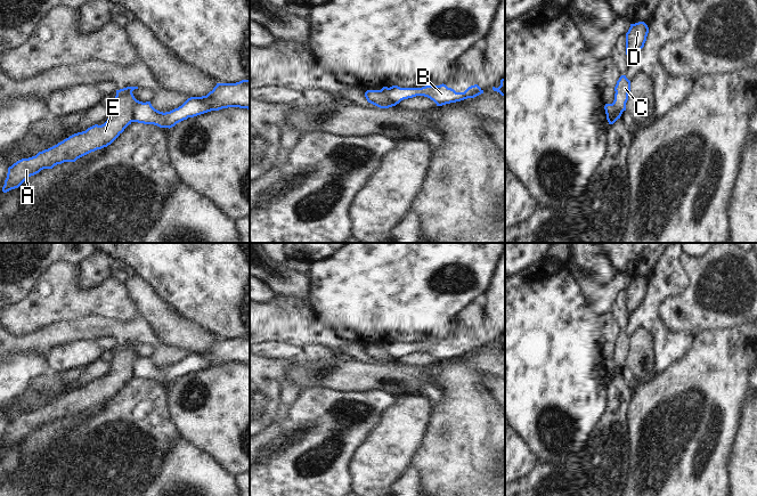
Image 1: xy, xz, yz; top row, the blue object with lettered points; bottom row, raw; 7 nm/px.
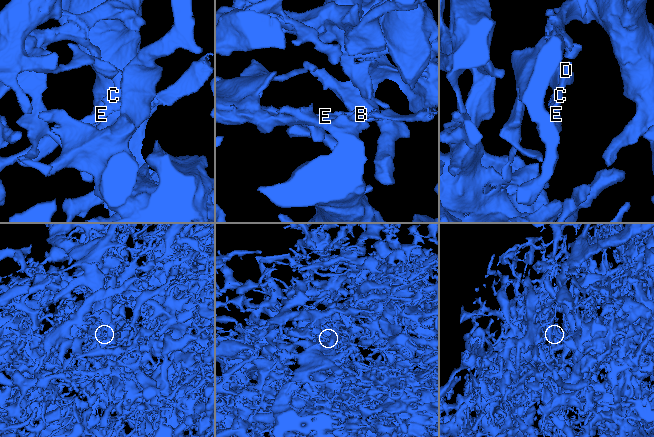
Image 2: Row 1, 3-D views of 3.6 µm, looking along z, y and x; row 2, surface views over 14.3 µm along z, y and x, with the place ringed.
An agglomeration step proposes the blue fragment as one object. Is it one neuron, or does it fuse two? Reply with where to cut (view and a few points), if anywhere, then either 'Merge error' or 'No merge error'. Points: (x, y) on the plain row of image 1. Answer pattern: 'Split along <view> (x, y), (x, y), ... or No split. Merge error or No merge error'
Split along xy (139, 357), (133, 362), (131, 376). Merge error

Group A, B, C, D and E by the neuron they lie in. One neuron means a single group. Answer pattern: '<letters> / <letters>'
A C D E / B

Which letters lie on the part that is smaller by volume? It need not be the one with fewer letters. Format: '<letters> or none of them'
B

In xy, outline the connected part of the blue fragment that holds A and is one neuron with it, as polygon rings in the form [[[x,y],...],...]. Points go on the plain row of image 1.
[[[127,342],[116,345],[116,351],[111,361],[109,372],[104,380],[95,380],[88,383],[86,387],[74,389],[57,400],[39,407],[35,412],[22,414],[9,422],[2,447],[7,448],[11,445],[18,444],[29,432],[39,429],[43,424],[52,424],[55,421],[62,420],[64,417],[75,417],[78,414],[91,407],[111,400],[132,377],[131,372],[133,361],[139,358],[139,356],[137,356],[132,349],[135,344],[138,344],[138,342]]]

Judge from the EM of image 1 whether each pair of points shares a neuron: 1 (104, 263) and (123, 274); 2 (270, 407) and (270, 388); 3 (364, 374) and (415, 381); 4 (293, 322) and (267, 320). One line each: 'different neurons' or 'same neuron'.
1: different neurons
2: same neuron
3: same neuron
4: same neuron

